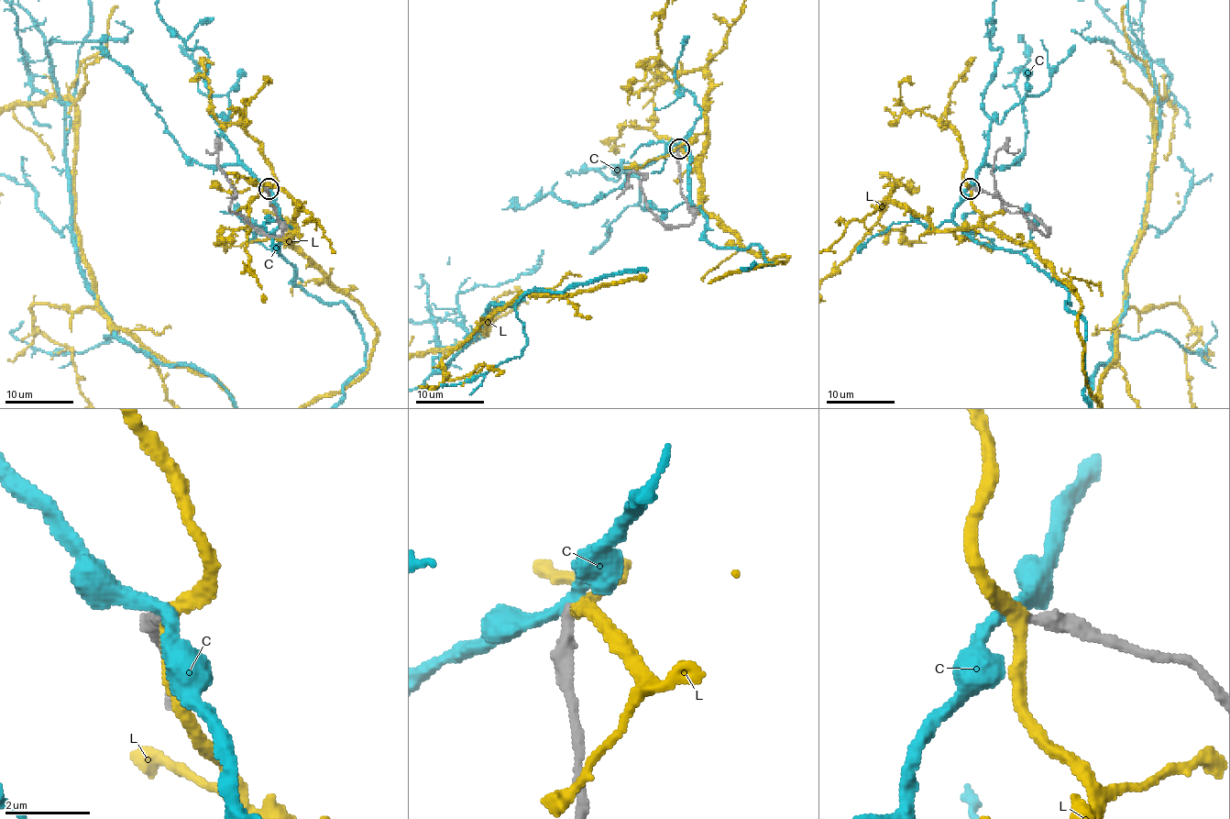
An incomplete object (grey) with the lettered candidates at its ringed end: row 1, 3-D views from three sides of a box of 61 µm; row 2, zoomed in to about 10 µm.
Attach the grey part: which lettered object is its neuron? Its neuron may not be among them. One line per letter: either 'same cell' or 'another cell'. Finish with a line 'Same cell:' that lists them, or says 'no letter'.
C: another cell
L: another cell
Same cell: no letter

